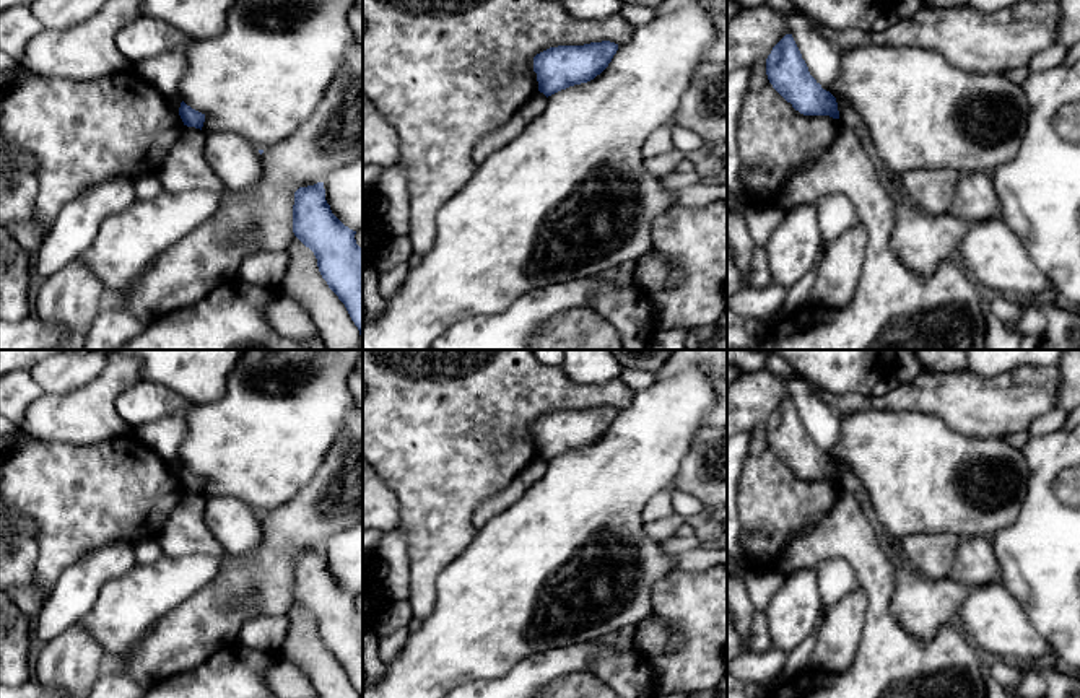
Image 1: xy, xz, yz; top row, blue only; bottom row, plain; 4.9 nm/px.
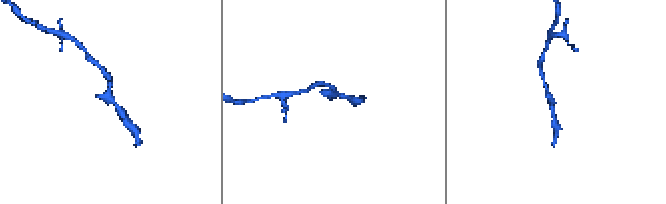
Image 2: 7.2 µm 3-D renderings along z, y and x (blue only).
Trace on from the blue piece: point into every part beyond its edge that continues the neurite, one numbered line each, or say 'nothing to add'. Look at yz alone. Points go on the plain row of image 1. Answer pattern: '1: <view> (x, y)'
nothing to add

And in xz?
nothing to add

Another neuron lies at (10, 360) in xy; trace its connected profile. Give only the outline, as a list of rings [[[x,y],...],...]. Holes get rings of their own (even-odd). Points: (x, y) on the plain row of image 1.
[[[0,350],[0,377],[7,373],[31,371],[39,361],[57,353],[83,353],[88,350]]]

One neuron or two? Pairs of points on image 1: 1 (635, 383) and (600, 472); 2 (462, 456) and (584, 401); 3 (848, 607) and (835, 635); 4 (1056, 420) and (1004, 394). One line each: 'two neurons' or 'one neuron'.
1: two neurons
2: one neuron
3: one neuron
4: two neurons

